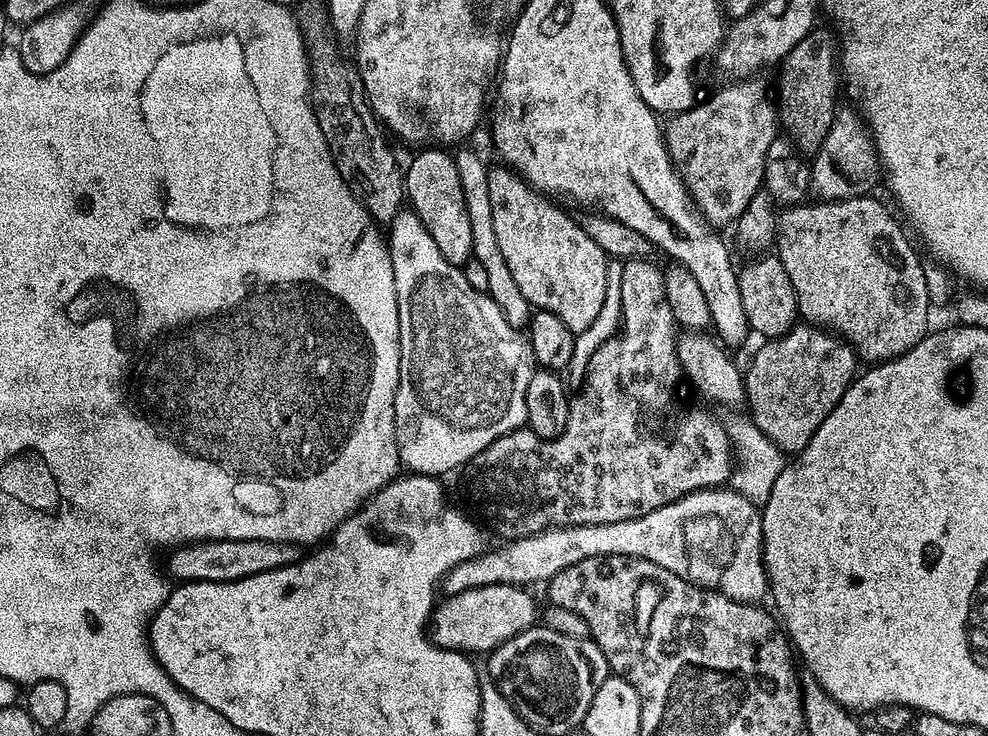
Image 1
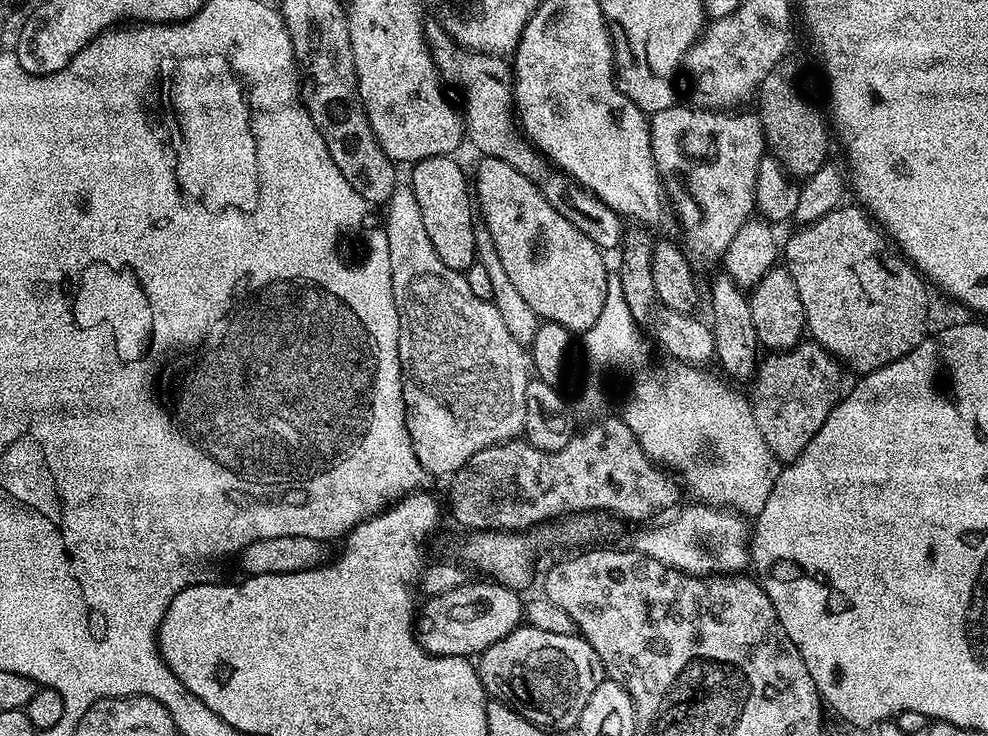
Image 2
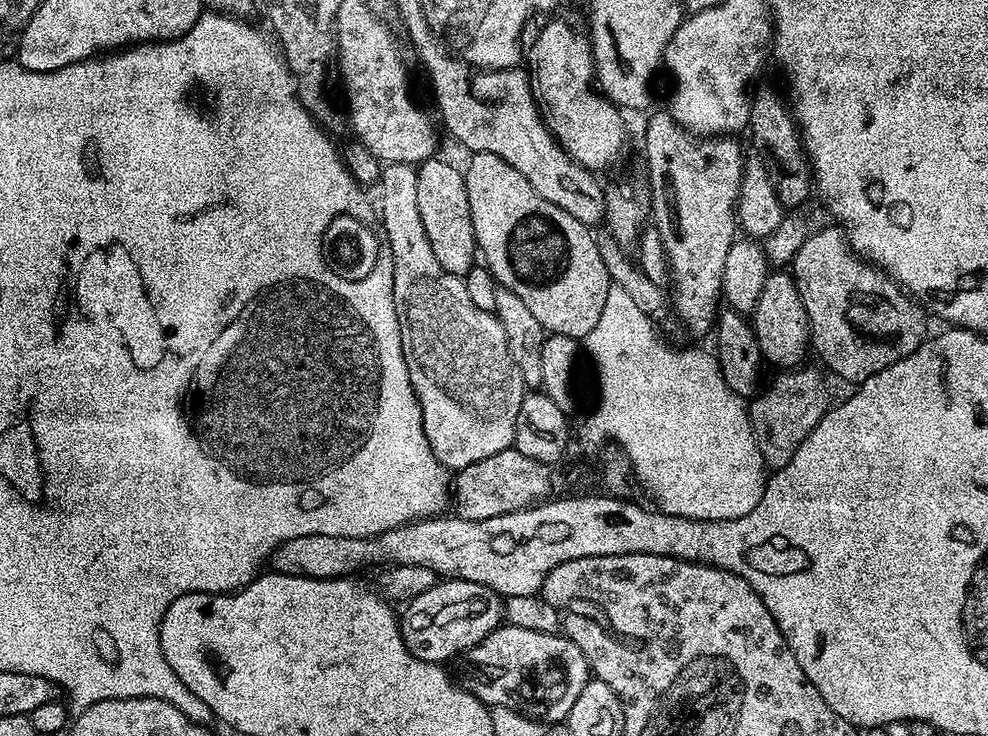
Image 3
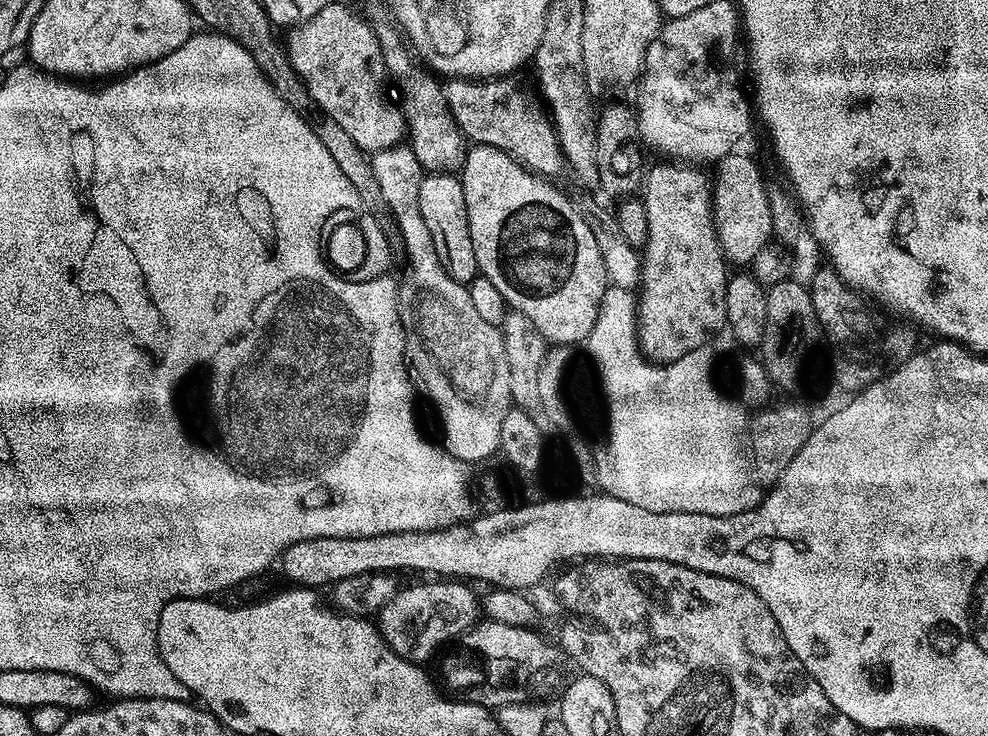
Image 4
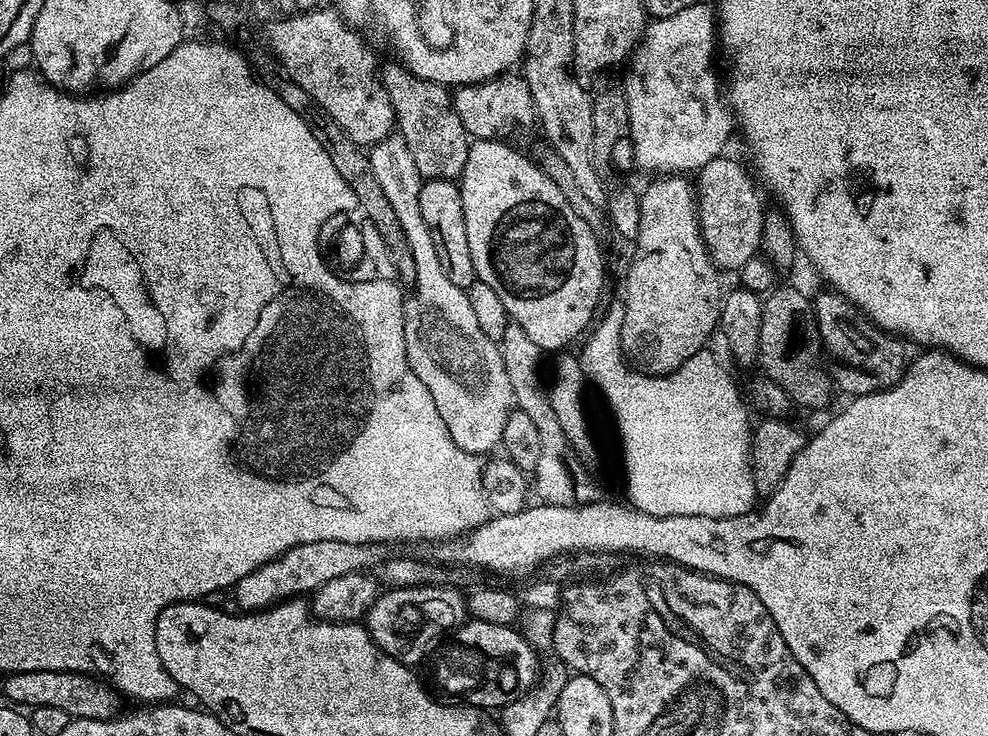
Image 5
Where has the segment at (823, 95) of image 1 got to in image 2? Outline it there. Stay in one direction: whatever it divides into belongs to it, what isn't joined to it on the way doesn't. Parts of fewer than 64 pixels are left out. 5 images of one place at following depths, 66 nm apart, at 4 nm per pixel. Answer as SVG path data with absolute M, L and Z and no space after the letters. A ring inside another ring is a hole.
M794 54L783 56L766 74L766 78L760 83L758 98L760 96L760 117L764 124L764 135L767 145L771 148L773 155L781 163L781 167L794 178L800 180L811 177L820 168L824 167L829 159L830 138L832 132L827 115L818 107L814 106L799 90L798 78L800 76L800 62Z

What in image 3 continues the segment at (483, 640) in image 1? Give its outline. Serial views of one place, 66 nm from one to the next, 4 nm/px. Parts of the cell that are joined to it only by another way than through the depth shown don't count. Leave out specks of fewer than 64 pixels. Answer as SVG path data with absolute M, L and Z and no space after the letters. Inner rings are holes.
M447 578L441 579L433 588L426 590L426 594L418 594L418 598L407 601L403 608L399 621L400 633L406 646L410 654L414 654L414 658L422 658L431 664L444 664L451 656L459 657L478 642L482 642L494 629L501 627L505 619L504 600L494 590L486 586L478 586L478 582Z

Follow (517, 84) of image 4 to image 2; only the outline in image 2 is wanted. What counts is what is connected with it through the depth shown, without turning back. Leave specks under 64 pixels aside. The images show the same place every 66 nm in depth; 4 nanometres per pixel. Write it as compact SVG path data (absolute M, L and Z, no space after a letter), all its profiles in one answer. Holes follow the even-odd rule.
M427 19L424 23L424 40L443 81L456 81L465 89L462 115L465 120L467 141L480 152L479 155L502 158L514 166L524 177L539 183L540 192L564 218L578 226L603 252L615 251L626 235L623 217L611 210L597 196L581 188L564 173L551 170L547 160L519 134L516 127L515 105L512 102L511 65L501 55L474 53L459 47L445 31L439 19Z

